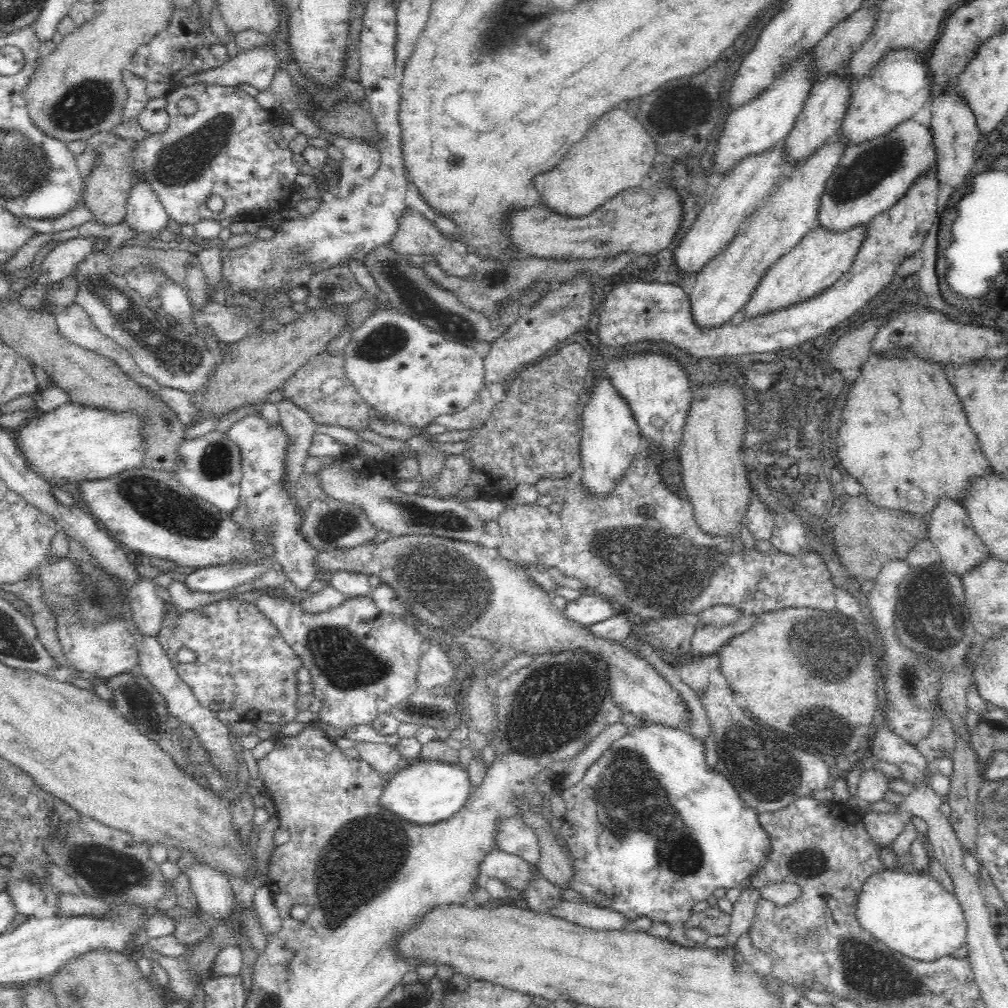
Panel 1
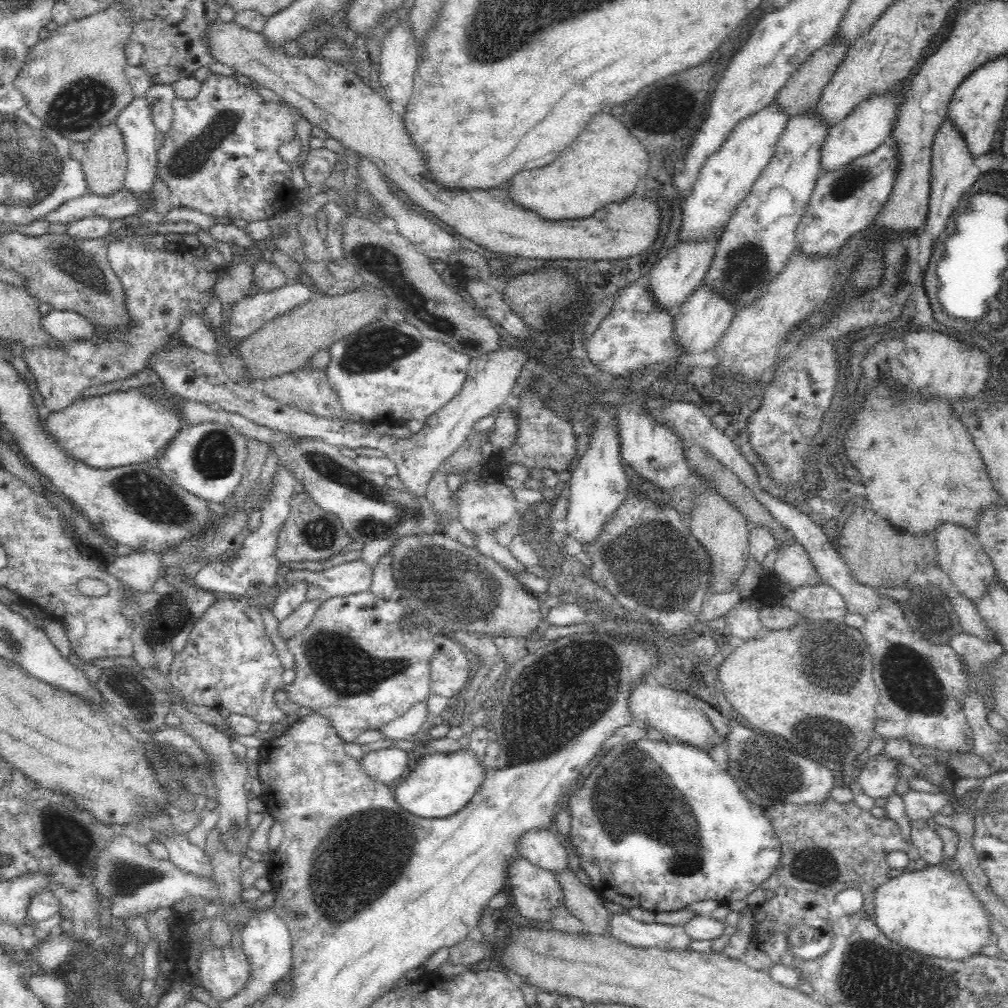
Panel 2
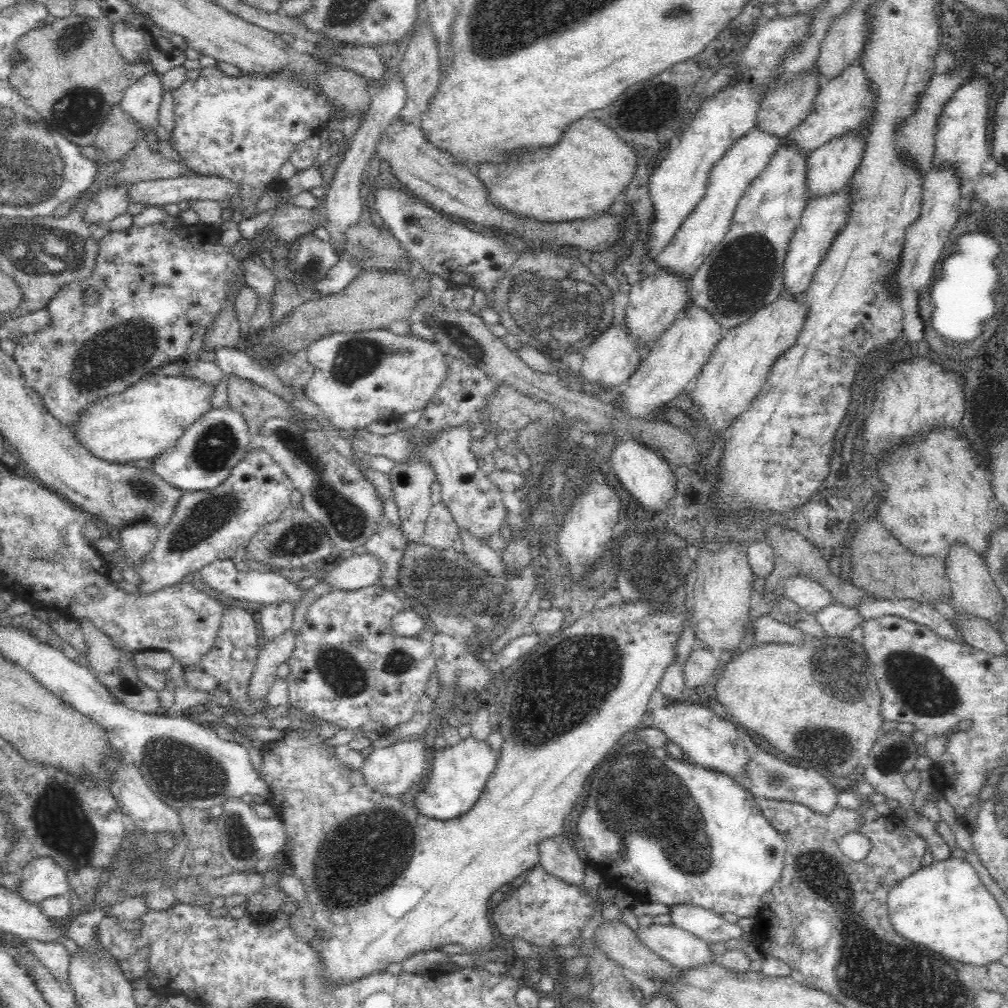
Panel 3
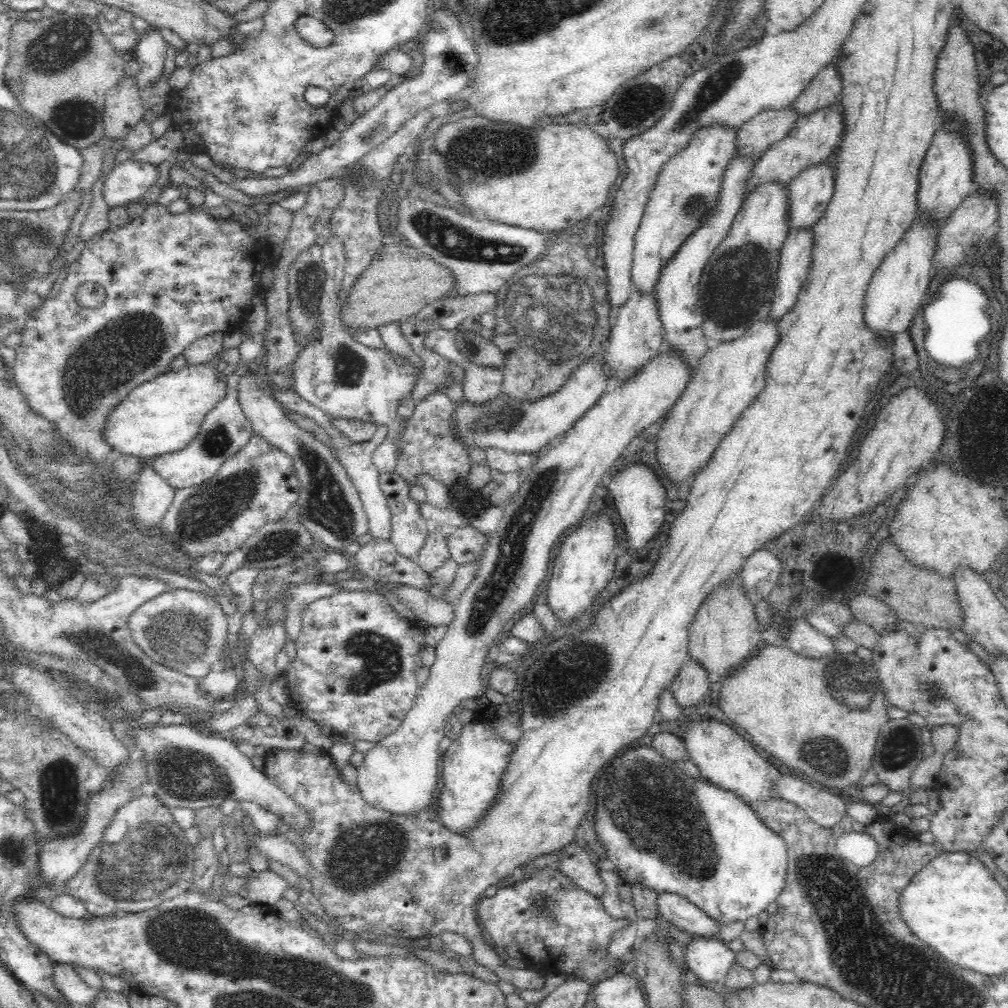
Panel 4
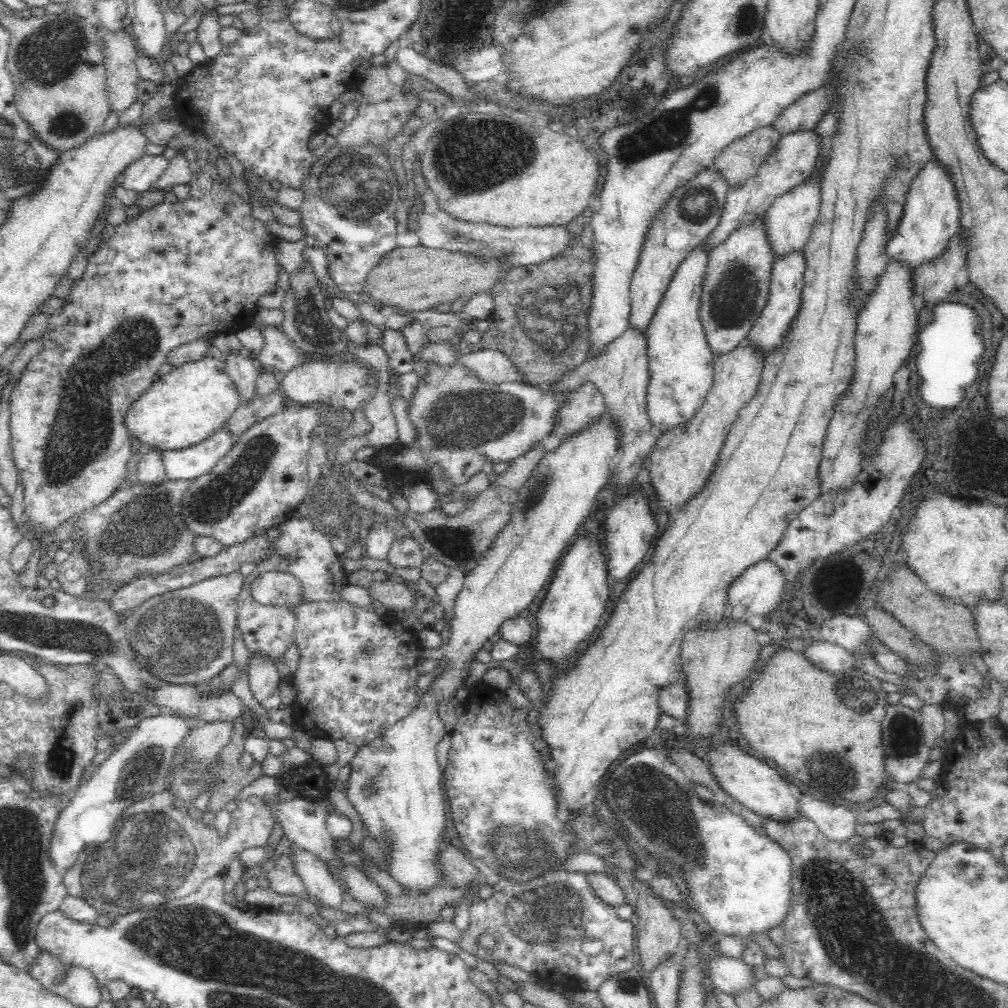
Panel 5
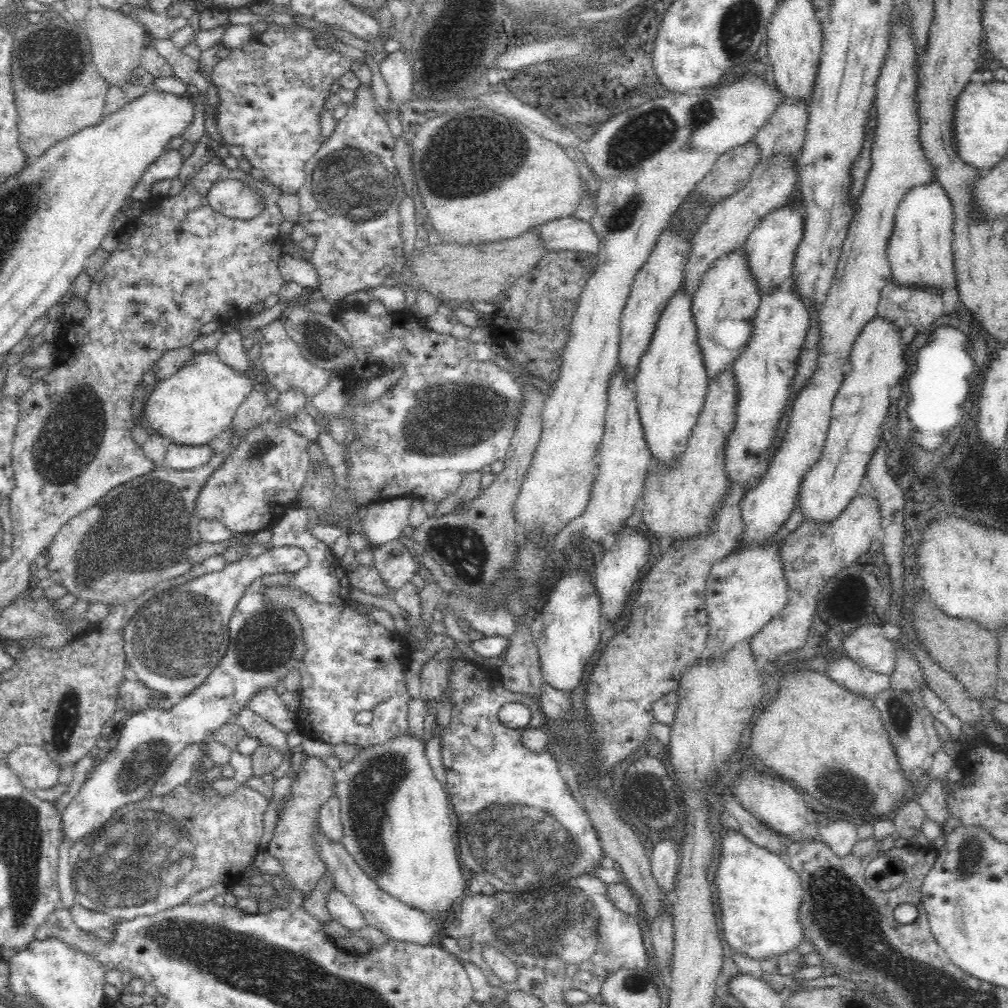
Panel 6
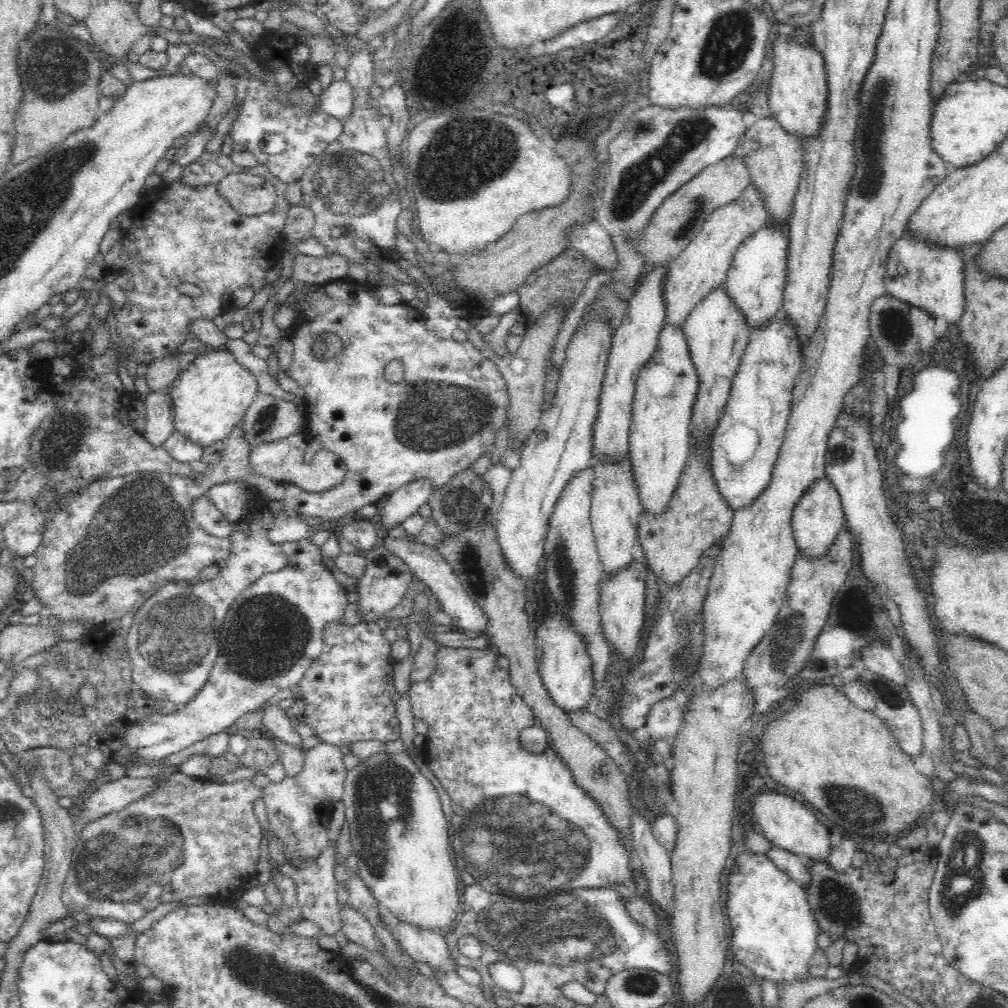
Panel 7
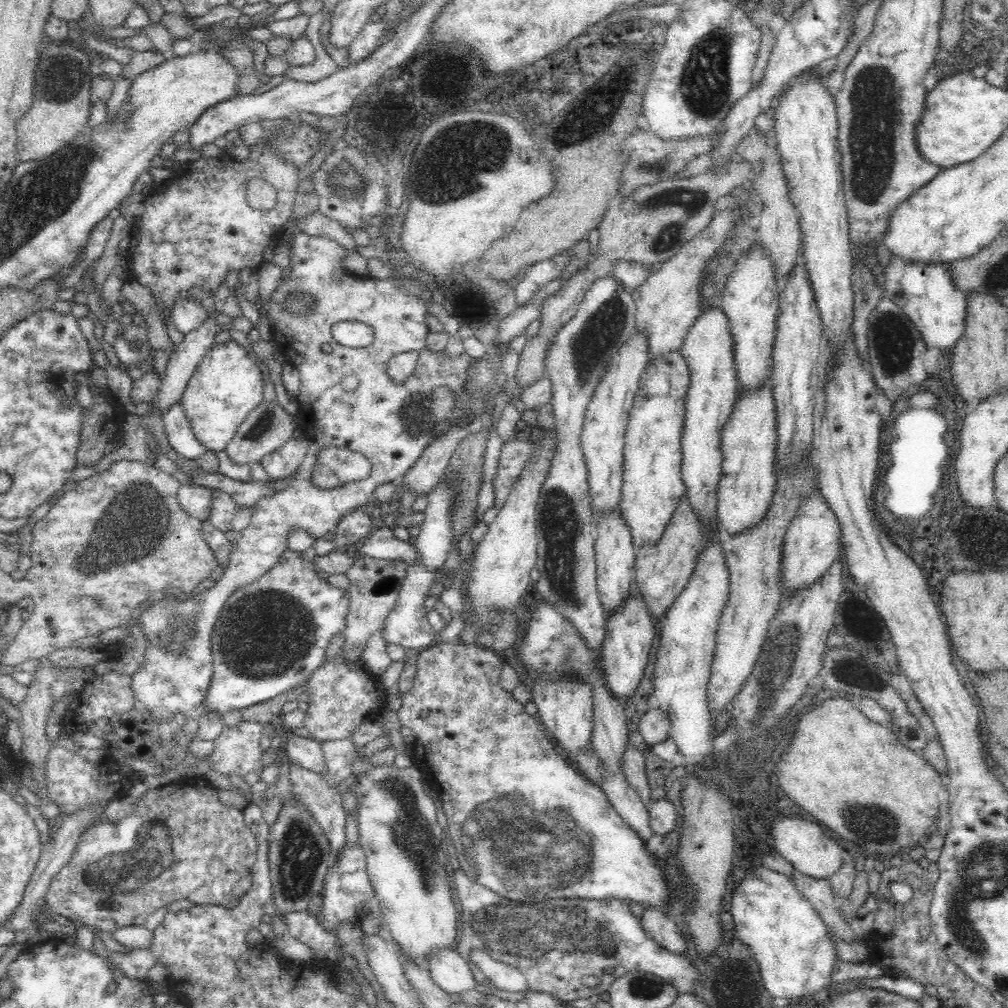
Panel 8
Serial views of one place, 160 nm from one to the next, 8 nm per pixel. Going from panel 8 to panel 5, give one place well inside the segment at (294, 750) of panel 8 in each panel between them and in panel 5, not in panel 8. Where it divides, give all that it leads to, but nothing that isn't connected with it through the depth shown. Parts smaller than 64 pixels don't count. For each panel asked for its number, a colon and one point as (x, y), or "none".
5: (264, 679)
6: (267, 703)
7: (275, 720)

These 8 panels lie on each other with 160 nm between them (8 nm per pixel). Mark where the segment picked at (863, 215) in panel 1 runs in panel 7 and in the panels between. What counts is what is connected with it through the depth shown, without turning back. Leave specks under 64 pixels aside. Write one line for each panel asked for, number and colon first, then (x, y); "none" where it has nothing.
2: (843, 203)
3: (822, 218)
4: (794, 260)
5: (786, 283)
6: (764, 372)
7: (745, 444)

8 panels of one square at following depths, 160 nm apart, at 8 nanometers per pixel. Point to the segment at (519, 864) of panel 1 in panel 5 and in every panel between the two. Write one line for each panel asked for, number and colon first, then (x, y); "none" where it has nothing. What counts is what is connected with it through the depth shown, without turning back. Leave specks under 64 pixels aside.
2: (536, 892)
3: (544, 910)
4: (548, 922)
5: (554, 926)

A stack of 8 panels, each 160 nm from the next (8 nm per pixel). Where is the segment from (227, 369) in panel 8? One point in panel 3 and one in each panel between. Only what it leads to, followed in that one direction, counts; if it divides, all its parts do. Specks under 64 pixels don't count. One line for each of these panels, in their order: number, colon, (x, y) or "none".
3: (148, 417)
4: (162, 415)
5: (188, 405)
6: (197, 403)
7: (211, 396)

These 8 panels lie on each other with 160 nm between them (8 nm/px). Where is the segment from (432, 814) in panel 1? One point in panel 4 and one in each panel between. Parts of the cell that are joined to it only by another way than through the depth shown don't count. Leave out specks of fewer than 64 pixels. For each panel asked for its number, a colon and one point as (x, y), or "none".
2: (442, 783)
3: (458, 774)
4: (473, 766)

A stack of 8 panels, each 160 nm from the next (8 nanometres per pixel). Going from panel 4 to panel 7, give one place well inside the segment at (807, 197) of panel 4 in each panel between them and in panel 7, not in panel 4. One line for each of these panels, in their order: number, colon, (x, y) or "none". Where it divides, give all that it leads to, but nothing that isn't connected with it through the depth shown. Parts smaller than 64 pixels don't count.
5: (788, 222)
6: (770, 248)
7: (755, 281)

